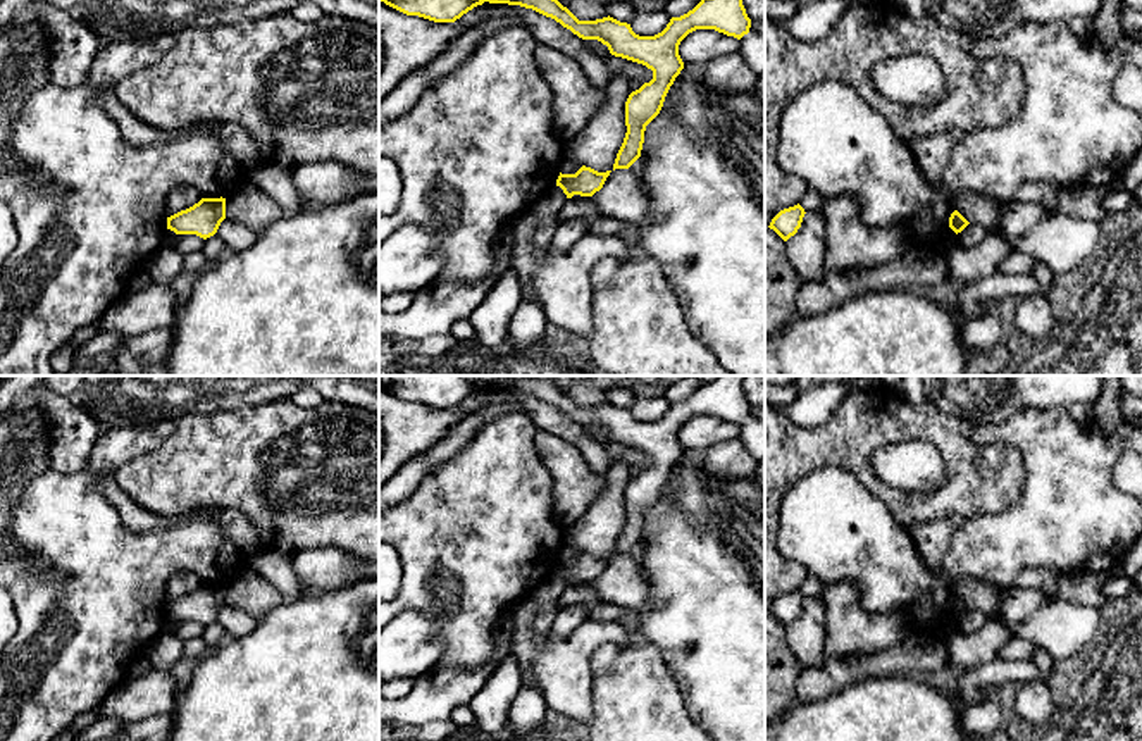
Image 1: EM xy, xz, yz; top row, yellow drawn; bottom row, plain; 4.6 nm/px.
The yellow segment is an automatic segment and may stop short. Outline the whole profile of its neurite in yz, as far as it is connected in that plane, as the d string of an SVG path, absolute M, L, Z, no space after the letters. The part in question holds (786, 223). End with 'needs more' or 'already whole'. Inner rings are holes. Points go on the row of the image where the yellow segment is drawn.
M798 203L794 207L780 210L770 222L770 229L773 229L784 241L798 233L801 227L804 209Z | already whole

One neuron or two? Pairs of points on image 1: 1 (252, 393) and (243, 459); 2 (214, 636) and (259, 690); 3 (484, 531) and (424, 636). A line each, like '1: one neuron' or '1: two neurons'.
1: two neurons
2: two neurons
3: two neurons

